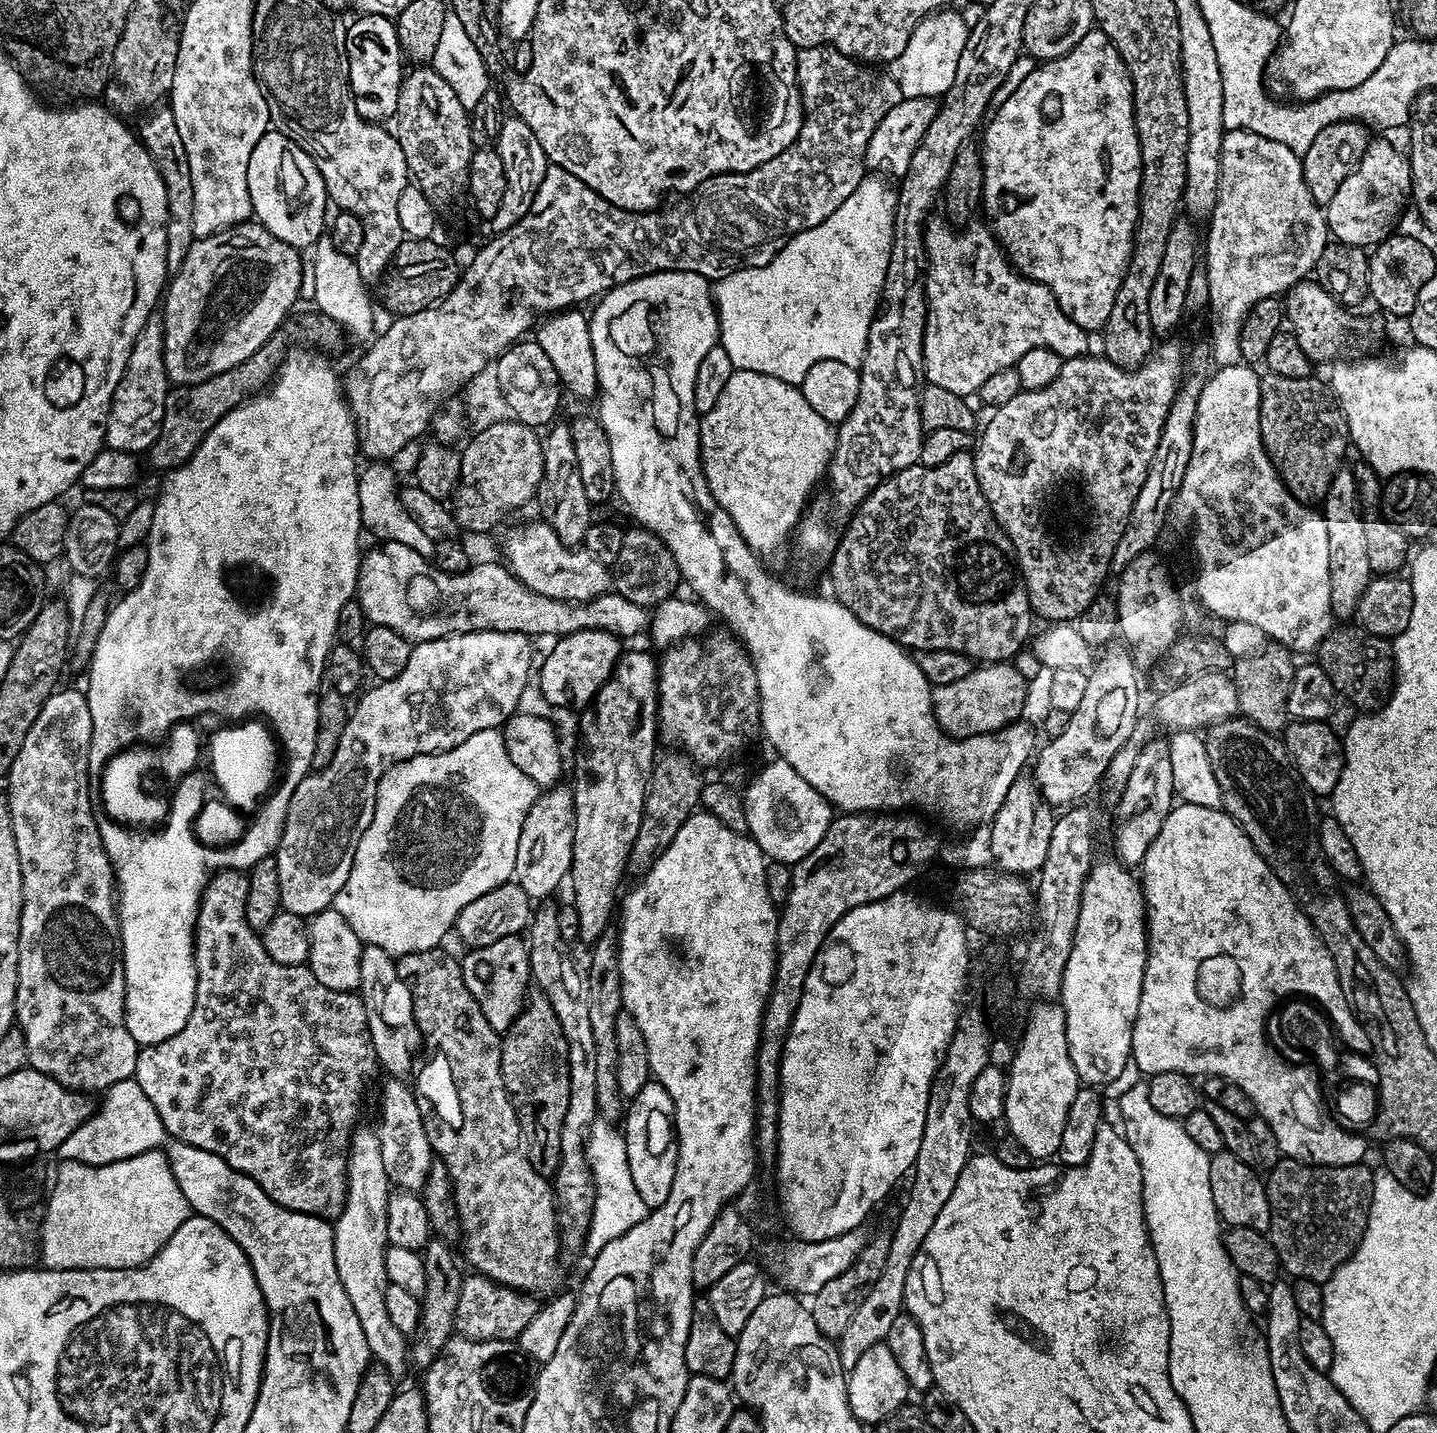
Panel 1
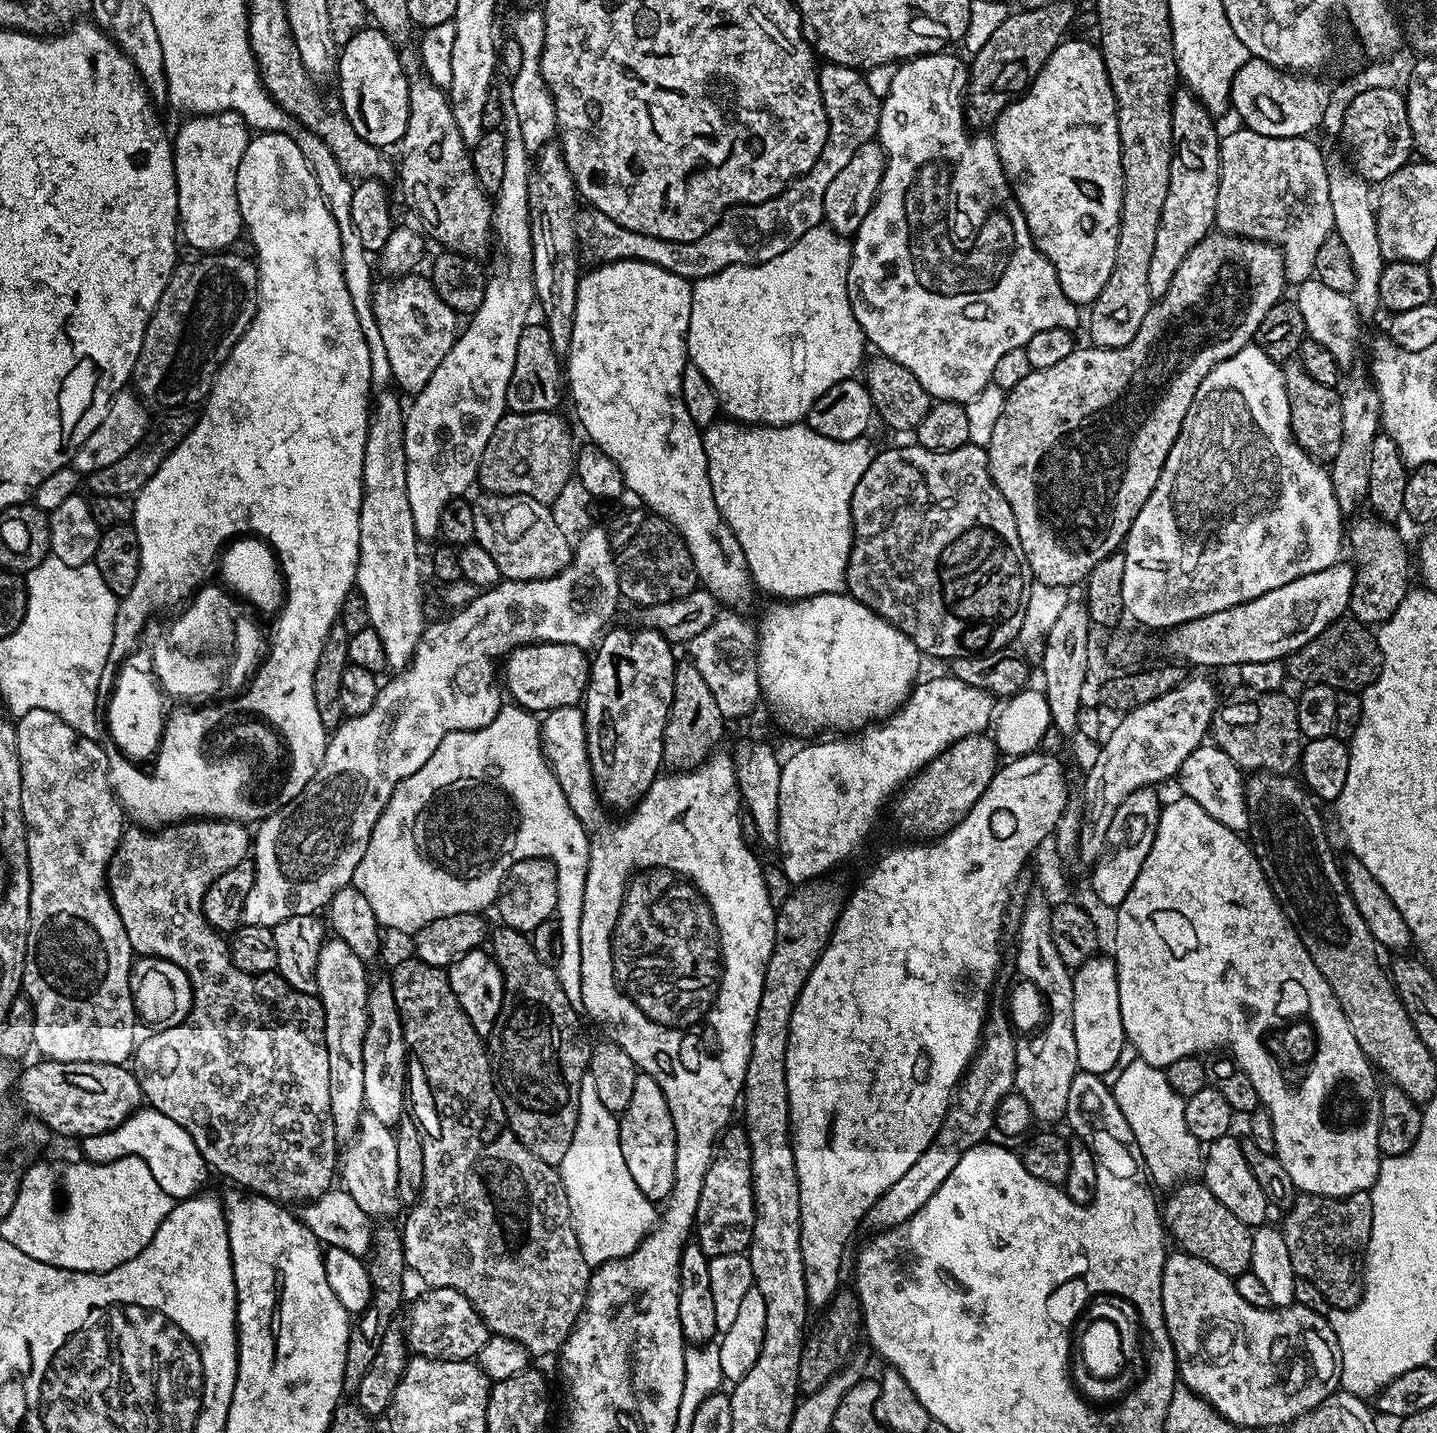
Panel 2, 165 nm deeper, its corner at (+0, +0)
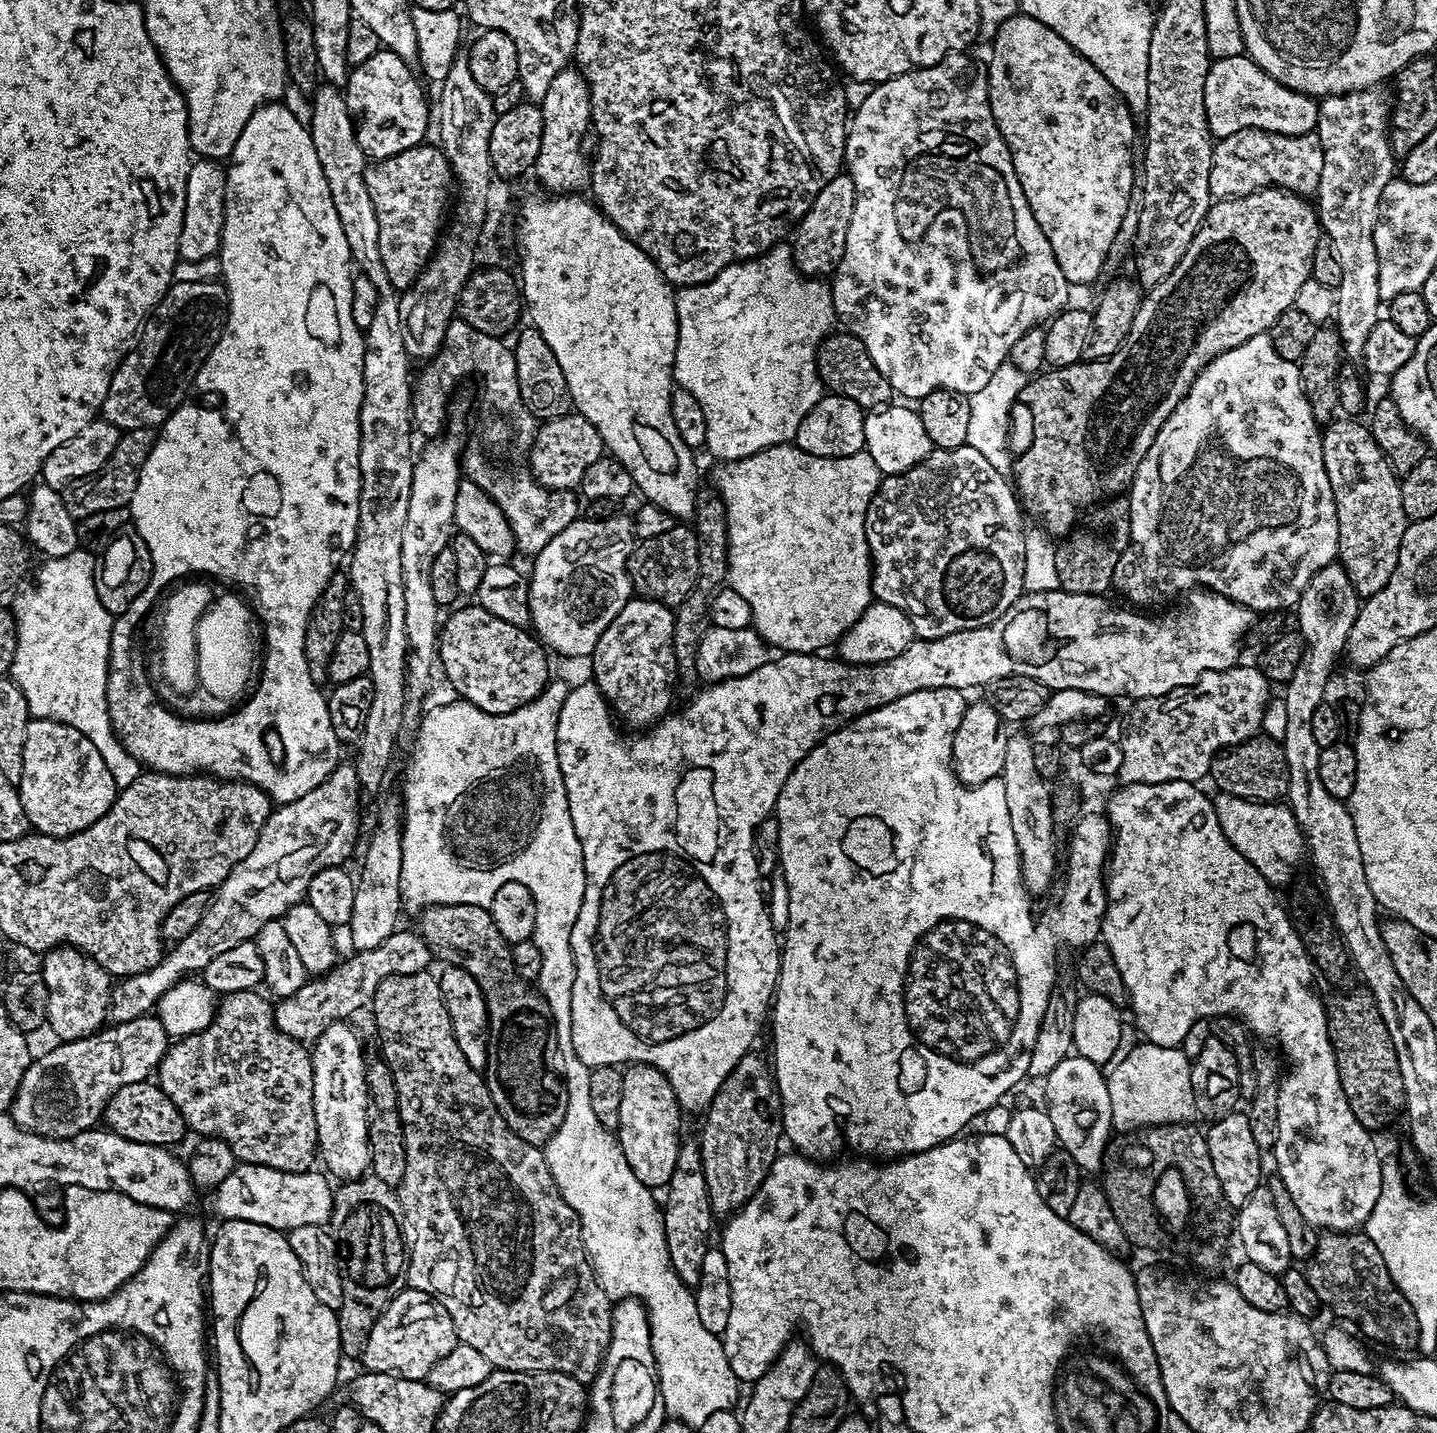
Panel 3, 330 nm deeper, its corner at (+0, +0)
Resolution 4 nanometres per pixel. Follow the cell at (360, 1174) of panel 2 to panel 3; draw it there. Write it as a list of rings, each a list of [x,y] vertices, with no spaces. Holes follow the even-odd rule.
[[[339,1022],[333,1023],[326,1027],[325,1032],[315,1043],[311,1045],[310,1055],[312,1058],[312,1077],[314,1078],[314,1122],[318,1130],[318,1156],[322,1161],[323,1167],[327,1169],[333,1177],[337,1176],[337,1181],[343,1182],[345,1180],[359,1180],[361,1176],[365,1175],[372,1166],[372,1142],[370,1139],[370,1127],[368,1128],[368,1108],[370,1112],[370,1093],[368,1091],[368,1079],[366,1078],[366,1055],[364,1056],[364,1048],[360,1045],[360,1040],[356,1037],[356,1032],[350,1026],[351,1023]]]

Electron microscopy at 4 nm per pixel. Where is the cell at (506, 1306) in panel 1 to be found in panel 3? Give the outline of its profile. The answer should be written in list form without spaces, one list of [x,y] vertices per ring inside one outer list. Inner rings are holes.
[[[405,1287],[376,1320],[367,1339],[366,1350],[360,1357],[363,1367],[370,1372],[425,1380],[430,1370],[446,1358],[459,1344],[457,1330],[449,1311],[437,1297],[417,1288]]]

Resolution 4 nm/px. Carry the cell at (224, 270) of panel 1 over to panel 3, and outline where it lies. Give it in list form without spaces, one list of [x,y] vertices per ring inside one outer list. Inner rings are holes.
[[[177,279],[152,309],[148,319],[144,321],[138,343],[116,367],[108,396],[104,400],[103,419],[118,426],[124,432],[139,428],[155,429],[163,424],[173,410],[185,403],[186,396],[184,396],[184,388],[180,385],[180,380],[191,381],[195,377],[201,364],[214,350],[218,338],[224,333],[227,322],[228,289],[223,283],[216,281],[215,284],[212,280]]]

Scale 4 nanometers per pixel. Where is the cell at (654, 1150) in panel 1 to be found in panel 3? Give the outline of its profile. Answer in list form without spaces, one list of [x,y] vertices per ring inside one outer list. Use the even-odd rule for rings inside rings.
[[[633,1064],[624,1072],[618,1139],[630,1170],[647,1188],[663,1189],[674,1174],[682,1147],[680,1116],[682,1109],[670,1082],[653,1064]]]

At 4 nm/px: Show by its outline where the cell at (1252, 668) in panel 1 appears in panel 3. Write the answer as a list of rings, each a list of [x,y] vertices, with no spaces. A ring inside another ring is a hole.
[[[1257,734],[1251,739],[1230,748],[1225,754],[1218,754],[1212,759],[1209,777],[1213,779],[1220,792],[1230,793],[1234,797],[1245,797],[1260,803],[1273,803],[1287,797],[1289,790],[1289,771],[1283,745]]]

